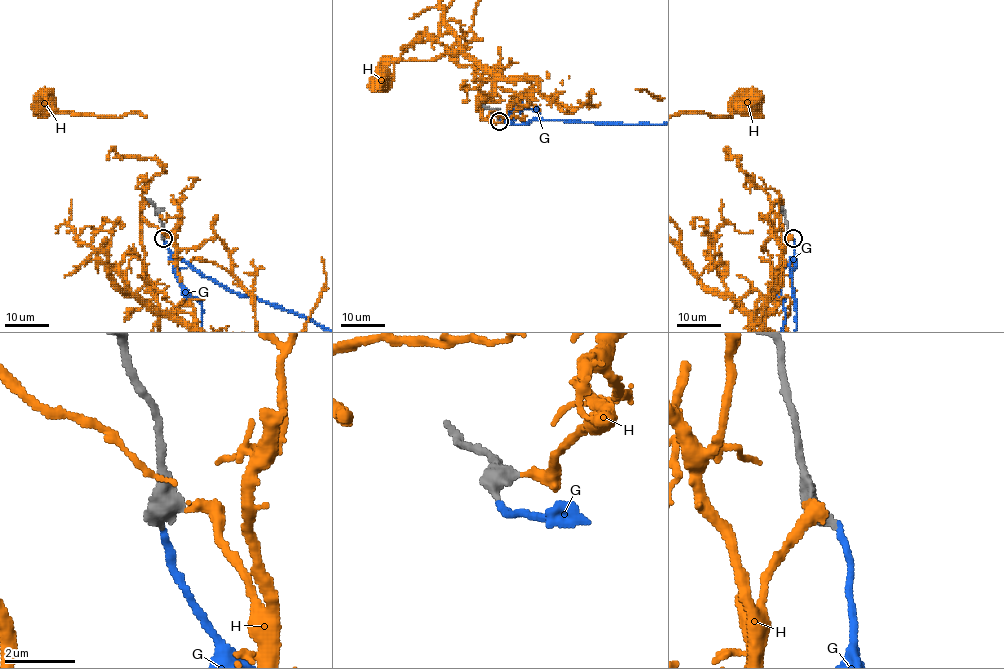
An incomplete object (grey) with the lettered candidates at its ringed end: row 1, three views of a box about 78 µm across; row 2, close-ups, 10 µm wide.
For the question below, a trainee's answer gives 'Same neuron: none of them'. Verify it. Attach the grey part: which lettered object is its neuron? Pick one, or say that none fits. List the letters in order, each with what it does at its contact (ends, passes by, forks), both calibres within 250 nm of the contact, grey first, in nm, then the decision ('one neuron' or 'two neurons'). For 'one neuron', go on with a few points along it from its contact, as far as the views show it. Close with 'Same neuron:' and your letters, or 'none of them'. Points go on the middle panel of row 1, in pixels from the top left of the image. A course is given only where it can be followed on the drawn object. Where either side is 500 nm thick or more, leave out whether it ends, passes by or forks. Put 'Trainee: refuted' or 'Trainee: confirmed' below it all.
G: it ends | 480/180 nm | one neuron
H: 600/320 nm | two neurons
Same neuron: G
Trainee: refuted

